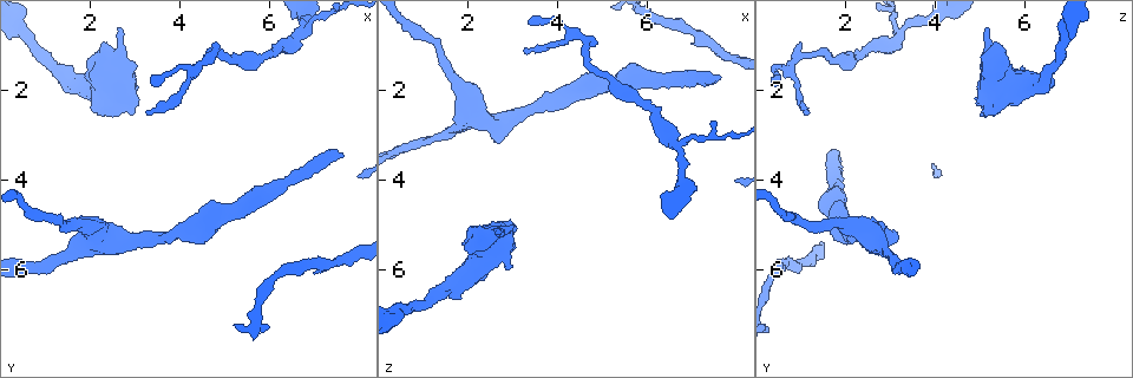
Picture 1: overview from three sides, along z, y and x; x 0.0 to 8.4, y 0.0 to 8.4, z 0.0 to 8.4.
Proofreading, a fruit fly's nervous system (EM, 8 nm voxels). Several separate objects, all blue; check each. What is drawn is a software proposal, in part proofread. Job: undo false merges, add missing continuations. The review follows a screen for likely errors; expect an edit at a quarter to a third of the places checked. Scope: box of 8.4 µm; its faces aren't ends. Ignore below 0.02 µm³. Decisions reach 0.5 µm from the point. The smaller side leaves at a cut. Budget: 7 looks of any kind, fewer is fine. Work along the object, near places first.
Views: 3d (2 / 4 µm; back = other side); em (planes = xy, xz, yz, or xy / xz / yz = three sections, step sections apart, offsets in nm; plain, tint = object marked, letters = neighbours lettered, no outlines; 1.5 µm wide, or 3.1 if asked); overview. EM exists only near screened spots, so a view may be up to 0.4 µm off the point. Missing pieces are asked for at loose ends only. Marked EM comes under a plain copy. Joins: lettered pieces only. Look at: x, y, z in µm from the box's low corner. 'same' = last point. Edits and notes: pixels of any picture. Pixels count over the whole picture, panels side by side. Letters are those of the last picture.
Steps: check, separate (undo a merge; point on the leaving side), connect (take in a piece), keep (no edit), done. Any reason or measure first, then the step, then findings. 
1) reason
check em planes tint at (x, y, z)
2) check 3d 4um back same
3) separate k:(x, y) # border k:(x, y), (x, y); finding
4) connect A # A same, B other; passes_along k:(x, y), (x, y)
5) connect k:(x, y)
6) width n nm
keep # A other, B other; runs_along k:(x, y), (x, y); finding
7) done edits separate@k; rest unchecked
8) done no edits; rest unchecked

thin end
check em planes letters at (3.30, 2.55, 1.10)

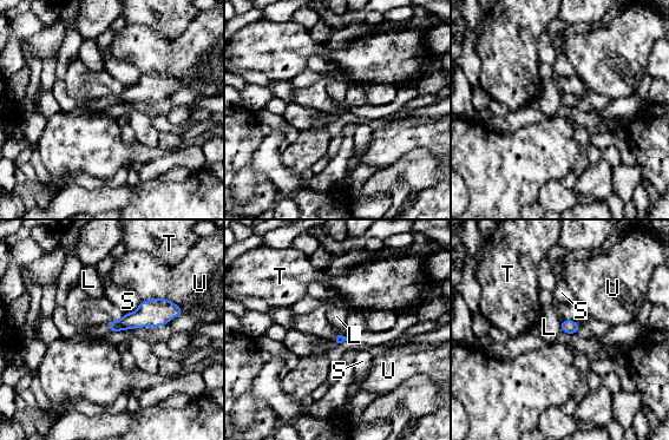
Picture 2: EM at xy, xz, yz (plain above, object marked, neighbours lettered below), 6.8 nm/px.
keep # L other, S other, T other, U other; border 2:(562, 321), (561, 330); no lettered piece goes on from it

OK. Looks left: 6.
a fork
check em planes tint at (6.70, 0.65, 3.30)

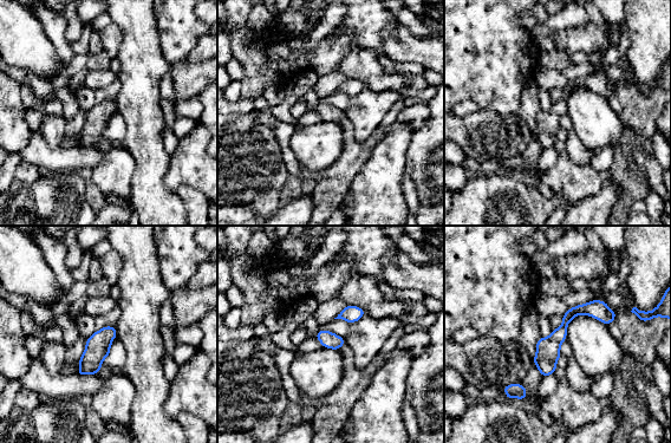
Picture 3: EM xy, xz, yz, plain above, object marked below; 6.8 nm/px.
what lies round it
check em planes letters same

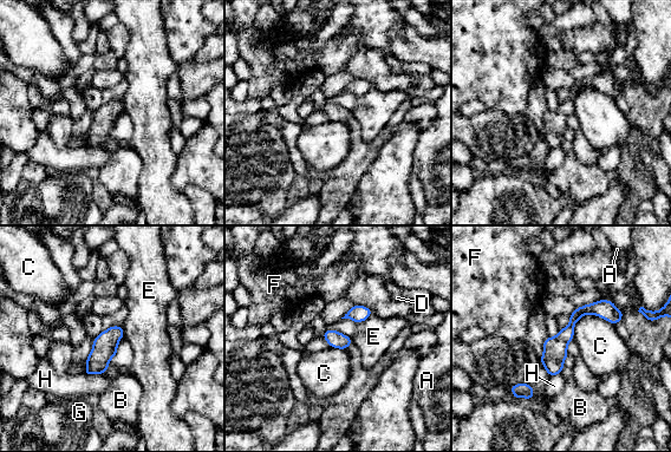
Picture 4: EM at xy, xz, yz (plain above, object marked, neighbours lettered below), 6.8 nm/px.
keep # A other, B other, C other, D other, E other, F other, G other, H other; runs_along 4:(619, 314), (581, 310), (551, 372); continuous, no second neuron

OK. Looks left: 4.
end of a long branch
check em planes tint at (7.60, 3.40, 1.70)

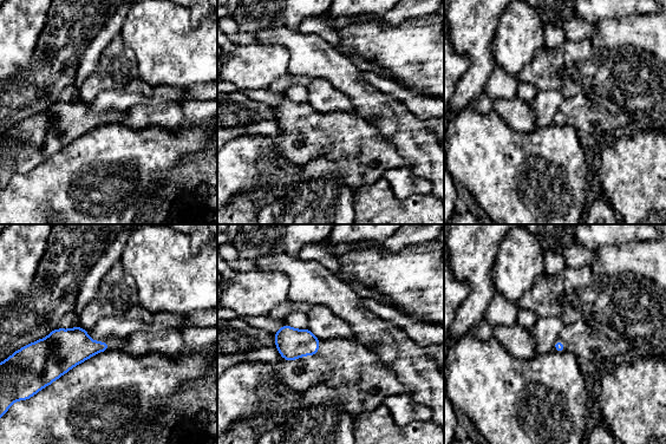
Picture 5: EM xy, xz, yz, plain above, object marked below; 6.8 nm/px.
see the neighbours
check em planes letters same

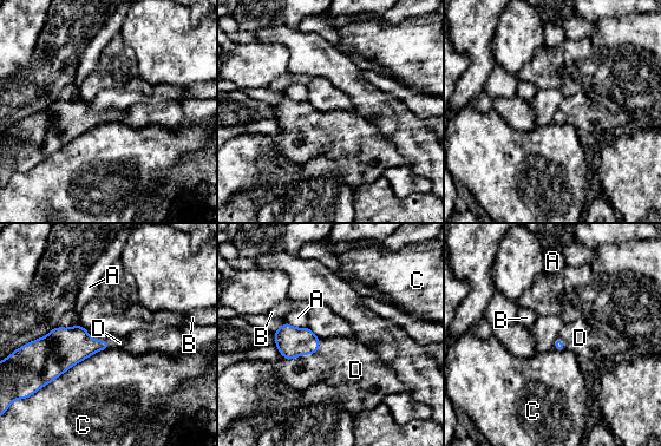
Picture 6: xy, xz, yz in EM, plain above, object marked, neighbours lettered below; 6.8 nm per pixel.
connect D # A other, B other, C other, D same; passes_along 6:(558, 345), (563, 343), (580, 338); it goes on there

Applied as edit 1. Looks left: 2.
done edits connect@6; rest unchecked

